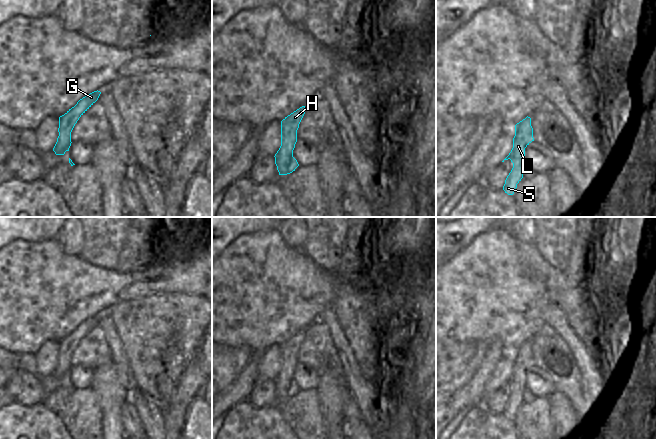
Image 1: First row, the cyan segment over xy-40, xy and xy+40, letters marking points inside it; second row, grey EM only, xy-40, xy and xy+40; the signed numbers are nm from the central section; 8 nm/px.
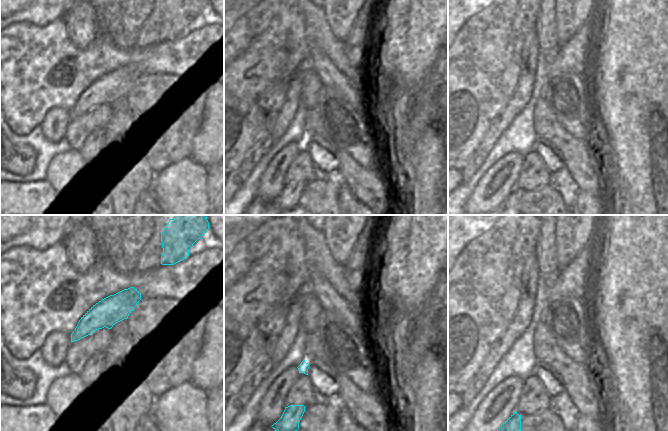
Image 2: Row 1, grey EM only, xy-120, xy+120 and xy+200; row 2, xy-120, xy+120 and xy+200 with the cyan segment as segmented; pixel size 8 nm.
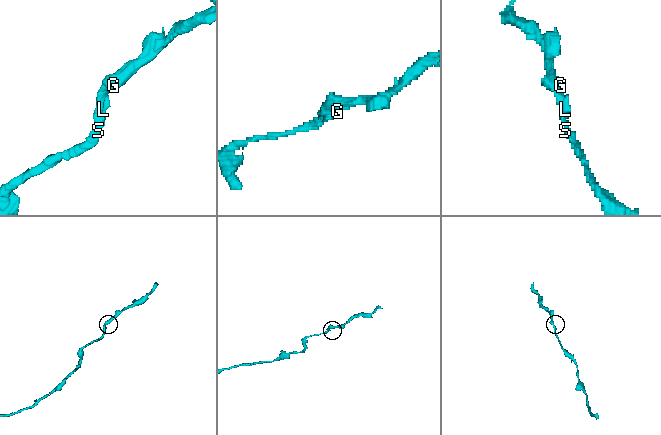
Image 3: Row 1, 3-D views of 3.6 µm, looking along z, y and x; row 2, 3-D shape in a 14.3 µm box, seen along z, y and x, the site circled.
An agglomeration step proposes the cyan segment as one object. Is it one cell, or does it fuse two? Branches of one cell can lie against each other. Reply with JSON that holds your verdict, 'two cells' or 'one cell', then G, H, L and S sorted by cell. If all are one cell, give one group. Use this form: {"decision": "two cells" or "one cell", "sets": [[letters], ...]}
{"decision": "one cell", "sets": [["G", "H", "L", "S"]]}

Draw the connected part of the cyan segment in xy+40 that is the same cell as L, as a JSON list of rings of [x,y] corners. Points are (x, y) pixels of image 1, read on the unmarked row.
[[[526,341],[515,349],[515,360],[513,362],[513,372],[509,379],[502,385],[510,383],[513,392],[505,404],[503,414],[508,419],[513,419],[517,408],[523,402],[523,391],[525,390],[525,372],[534,365],[531,342]]]

